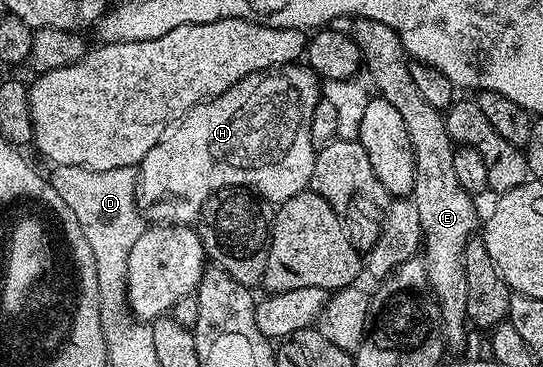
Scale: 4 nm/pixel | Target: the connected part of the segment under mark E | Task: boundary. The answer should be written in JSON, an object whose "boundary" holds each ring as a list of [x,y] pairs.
{"boundary":[[[354,18],[352,37],[359,45],[364,70],[369,70],[375,91],[377,86],[376,94],[391,101],[403,116],[403,125],[407,125],[407,137],[411,137],[411,149],[415,153],[415,185],[411,198],[415,209],[419,209],[425,278],[429,280],[434,299],[441,306],[446,344],[450,348],[461,347],[465,343],[467,328],[467,273],[463,269],[463,253],[467,241],[474,238],[476,231],[473,230],[479,227],[474,196],[469,195],[455,178],[455,144],[447,133],[445,116],[419,94],[415,81],[411,81],[411,60],[397,31],[379,21]]]}

